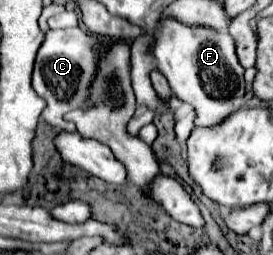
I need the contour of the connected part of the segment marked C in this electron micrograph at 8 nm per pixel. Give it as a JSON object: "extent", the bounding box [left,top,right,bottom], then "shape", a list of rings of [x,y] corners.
{"extent":[32,28,98,132],"shape":[[[68,28],[68,30],[48,30],[44,34],[44,42],[36,54],[34,74],[32,74],[32,88],[34,92],[46,102],[46,108],[42,112],[42,118],[60,130],[74,132],[74,124],[64,120],[64,114],[82,108],[86,104],[88,86],[94,78],[96,70],[96,52],[94,46],[98,44],[98,38],[86,34],[80,28]]]}

